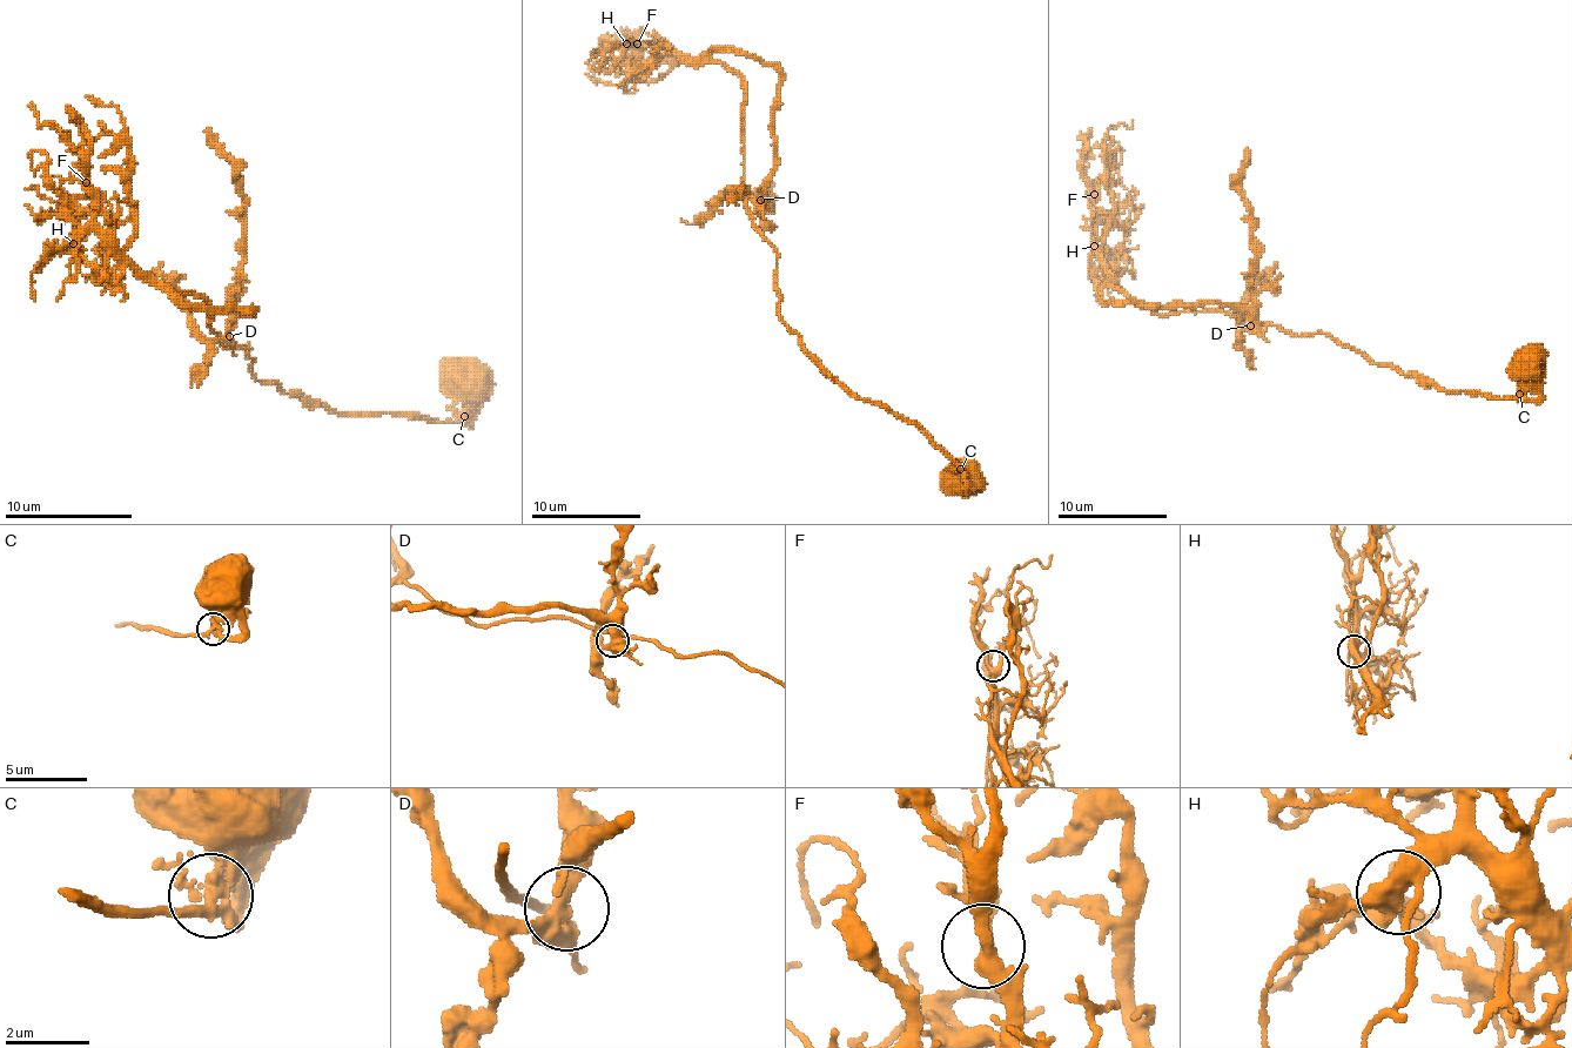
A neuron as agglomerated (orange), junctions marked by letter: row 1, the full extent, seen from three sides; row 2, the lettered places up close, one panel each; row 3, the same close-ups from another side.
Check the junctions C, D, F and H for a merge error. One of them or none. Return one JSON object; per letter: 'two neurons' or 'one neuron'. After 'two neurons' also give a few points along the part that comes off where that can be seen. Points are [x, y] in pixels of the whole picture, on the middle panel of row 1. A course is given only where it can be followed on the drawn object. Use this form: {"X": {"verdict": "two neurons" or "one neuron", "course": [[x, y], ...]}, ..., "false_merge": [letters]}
{"C": {"verdict": "one neuron"}, "D": {"verdict": "one neuron"}, "F": {"verdict": "one neuron"}, "H": {"verdict": "one neuron"}, "false_merge": []}

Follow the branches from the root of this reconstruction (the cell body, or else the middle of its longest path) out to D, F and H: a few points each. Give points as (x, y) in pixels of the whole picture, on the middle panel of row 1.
D: (965, 483), (962, 470), (913, 423), (880, 404), (855, 398), (783, 320), (777, 252), (752, 221), (760, 200)
F: (965, 483), (913, 423), (855, 398), (783, 320), (777, 252), (744, 194), (744, 82), (719, 62), (637, 44)
H: (965, 483), (913, 423), (855, 398), (783, 320), (777, 252), (744, 194), (744, 82), (719, 62), (626, 44)

